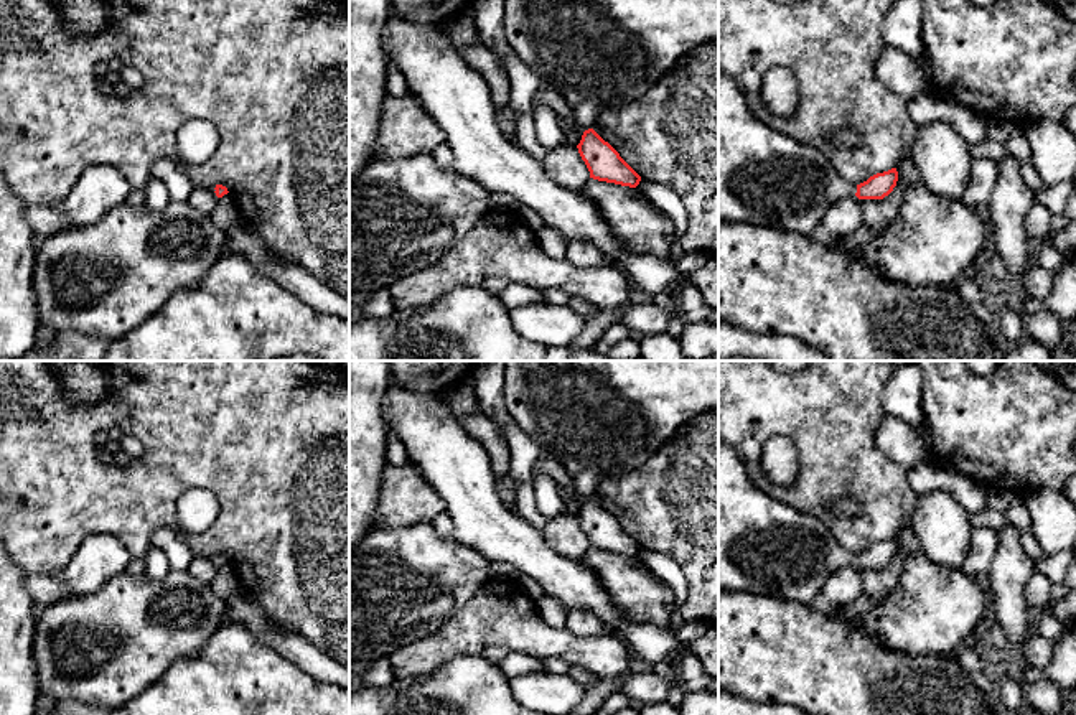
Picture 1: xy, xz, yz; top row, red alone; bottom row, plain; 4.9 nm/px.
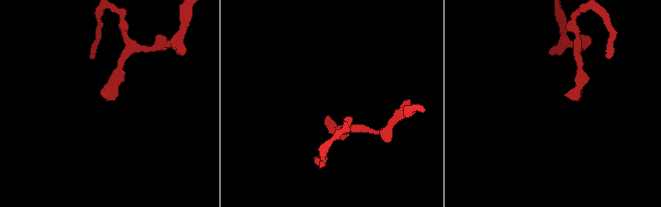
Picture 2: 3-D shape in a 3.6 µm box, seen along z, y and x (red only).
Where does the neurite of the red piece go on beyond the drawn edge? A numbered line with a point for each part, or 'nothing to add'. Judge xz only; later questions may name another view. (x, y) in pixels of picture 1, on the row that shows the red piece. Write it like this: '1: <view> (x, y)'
1: xz (598, 55)

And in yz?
1: yz (767, 178)

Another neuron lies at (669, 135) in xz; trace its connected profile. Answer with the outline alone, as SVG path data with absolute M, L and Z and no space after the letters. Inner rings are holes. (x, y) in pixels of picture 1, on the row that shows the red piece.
M718 38L687 51L643 97L620 109L605 110L592 129L620 153L641 180L664 185L681 196L687 213L687 227L679 237L682 249L697 259L709 254L718 255Z

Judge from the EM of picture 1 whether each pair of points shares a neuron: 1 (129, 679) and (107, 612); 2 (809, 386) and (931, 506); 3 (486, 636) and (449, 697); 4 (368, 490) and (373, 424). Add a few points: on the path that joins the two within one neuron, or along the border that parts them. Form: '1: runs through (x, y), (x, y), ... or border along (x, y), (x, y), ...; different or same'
1: runs through (129, 663), (129, 646), (134, 636), (124, 628); same
2: border along (916, 500), (910, 518); different
3: border along (498, 664), (475, 656), (455, 656), (437, 669); different
4: runs through (368, 473), (368, 440); same

